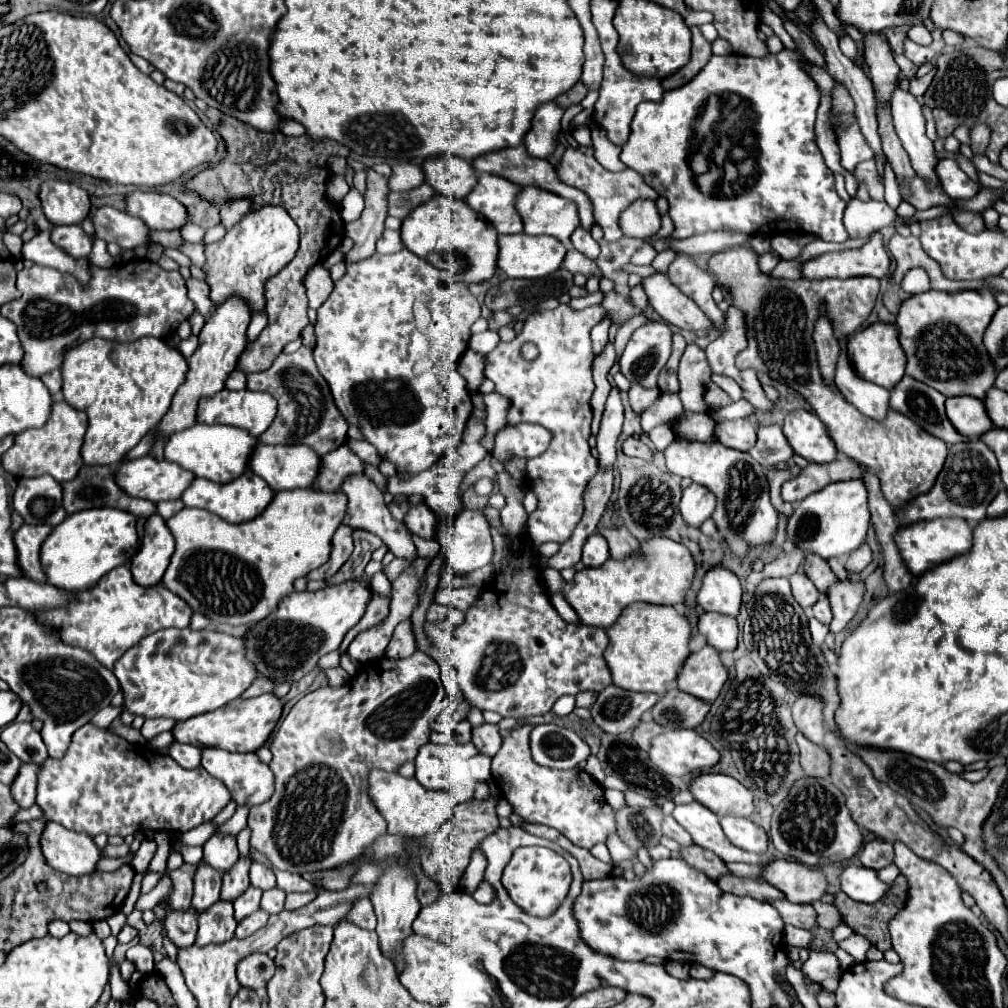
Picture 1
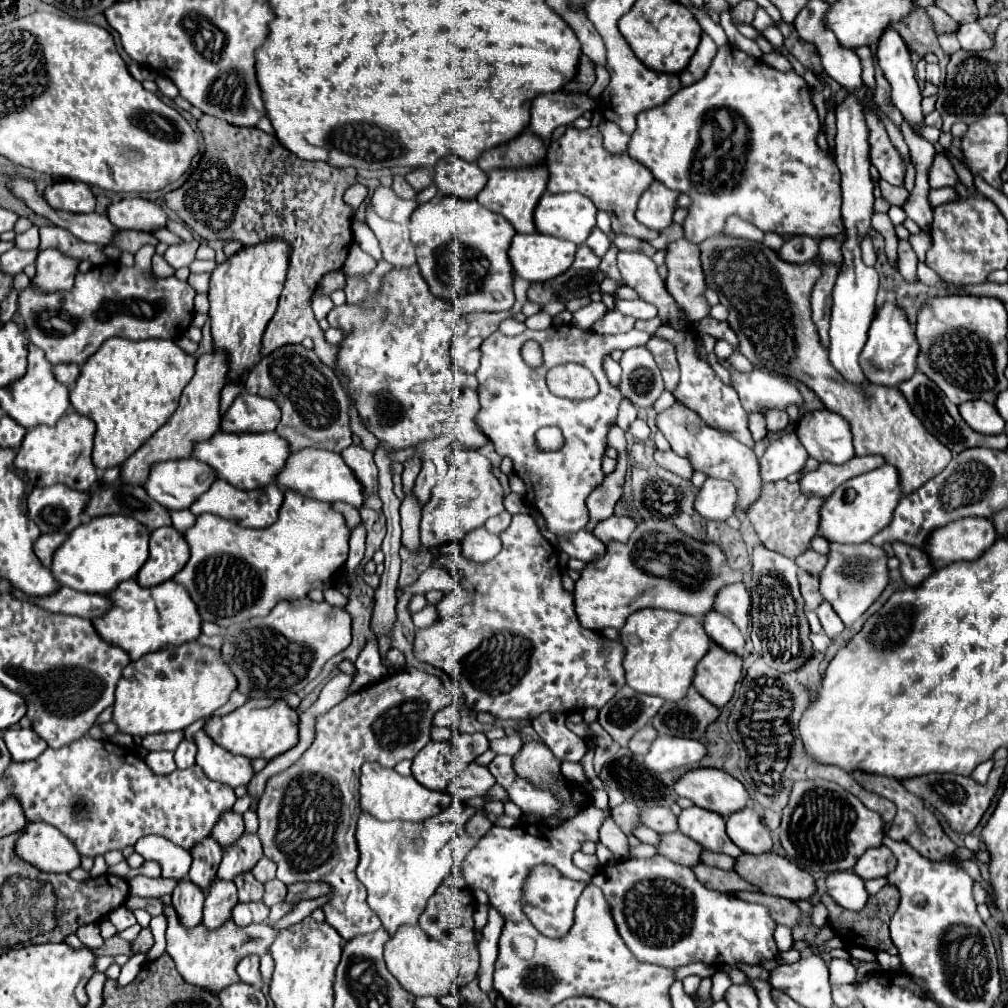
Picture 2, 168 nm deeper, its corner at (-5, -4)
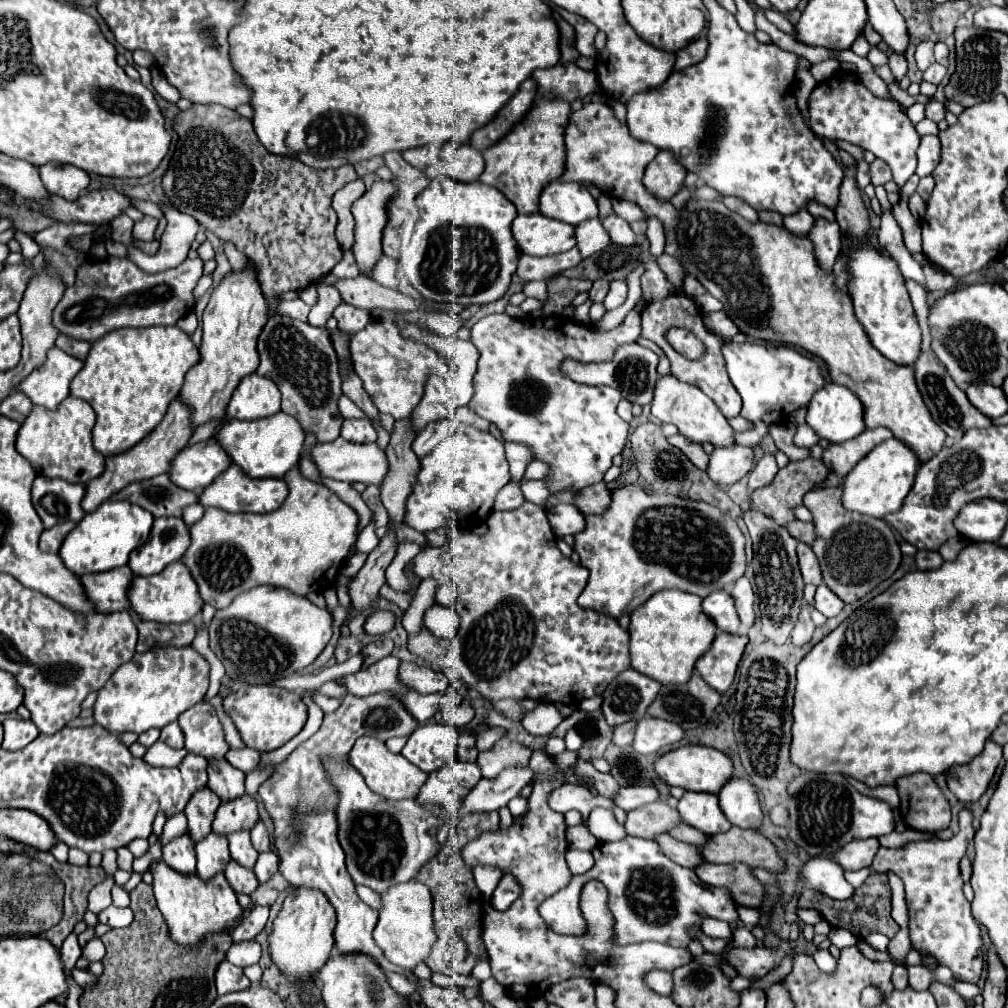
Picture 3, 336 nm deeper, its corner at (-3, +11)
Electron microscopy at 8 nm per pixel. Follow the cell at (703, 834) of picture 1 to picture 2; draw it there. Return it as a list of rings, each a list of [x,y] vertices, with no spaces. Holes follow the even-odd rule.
[[[692,805],[684,809],[678,817],[678,827],[684,835],[692,837],[696,843],[704,845],[704,849],[714,853],[726,853],[732,857],[740,857],[742,851],[730,841],[724,829],[724,819],[712,811]]]

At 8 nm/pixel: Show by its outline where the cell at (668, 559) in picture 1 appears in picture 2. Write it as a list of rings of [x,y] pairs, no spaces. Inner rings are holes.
[[[642,521],[630,535],[628,543],[610,543],[610,551],[606,551],[606,557],[584,567],[574,589],[576,615],[582,627],[594,631],[600,631],[604,627],[622,629],[626,619],[634,611],[644,607],[660,607],[684,615],[706,615],[712,609],[718,589],[736,581],[742,581],[742,571],[732,571],[726,565],[726,559],[718,545],[686,539],[686,535],[682,535],[676,527],[670,527],[670,523],[666,521]]]

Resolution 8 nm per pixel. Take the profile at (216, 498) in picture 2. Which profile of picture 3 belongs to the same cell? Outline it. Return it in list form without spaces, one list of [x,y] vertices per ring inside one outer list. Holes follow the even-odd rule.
[[[232,464],[224,474],[220,474],[220,478],[216,478],[202,494],[200,494],[200,504],[204,508],[220,508],[226,512],[272,512],[276,508],[282,506],[282,502],[288,496],[288,486],[284,480],[256,480],[246,476],[238,464]]]

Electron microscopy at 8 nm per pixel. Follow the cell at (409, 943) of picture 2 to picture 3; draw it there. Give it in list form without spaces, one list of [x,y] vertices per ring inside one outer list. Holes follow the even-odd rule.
[[[416,882],[394,884],[386,892],[380,894],[382,908],[378,910],[378,924],[374,928],[374,940],[382,948],[384,956],[402,968],[416,968],[418,962],[424,962],[434,940],[434,924],[432,924],[432,894],[430,890]]]

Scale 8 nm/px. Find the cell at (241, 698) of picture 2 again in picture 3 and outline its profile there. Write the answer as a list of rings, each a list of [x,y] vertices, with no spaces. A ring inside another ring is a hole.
[[[200,702],[188,712],[182,712],[178,716],[178,726],[184,732],[184,746],[188,752],[204,758],[226,756],[230,746],[224,740],[222,724],[218,722],[216,710],[210,704]]]

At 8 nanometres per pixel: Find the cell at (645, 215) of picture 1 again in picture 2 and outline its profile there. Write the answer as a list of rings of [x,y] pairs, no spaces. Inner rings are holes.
[[[652,183],[652,187],[640,197],[636,219],[654,231],[662,231],[672,225],[672,213],[674,213],[674,201],[678,193],[662,187],[662,183]]]

